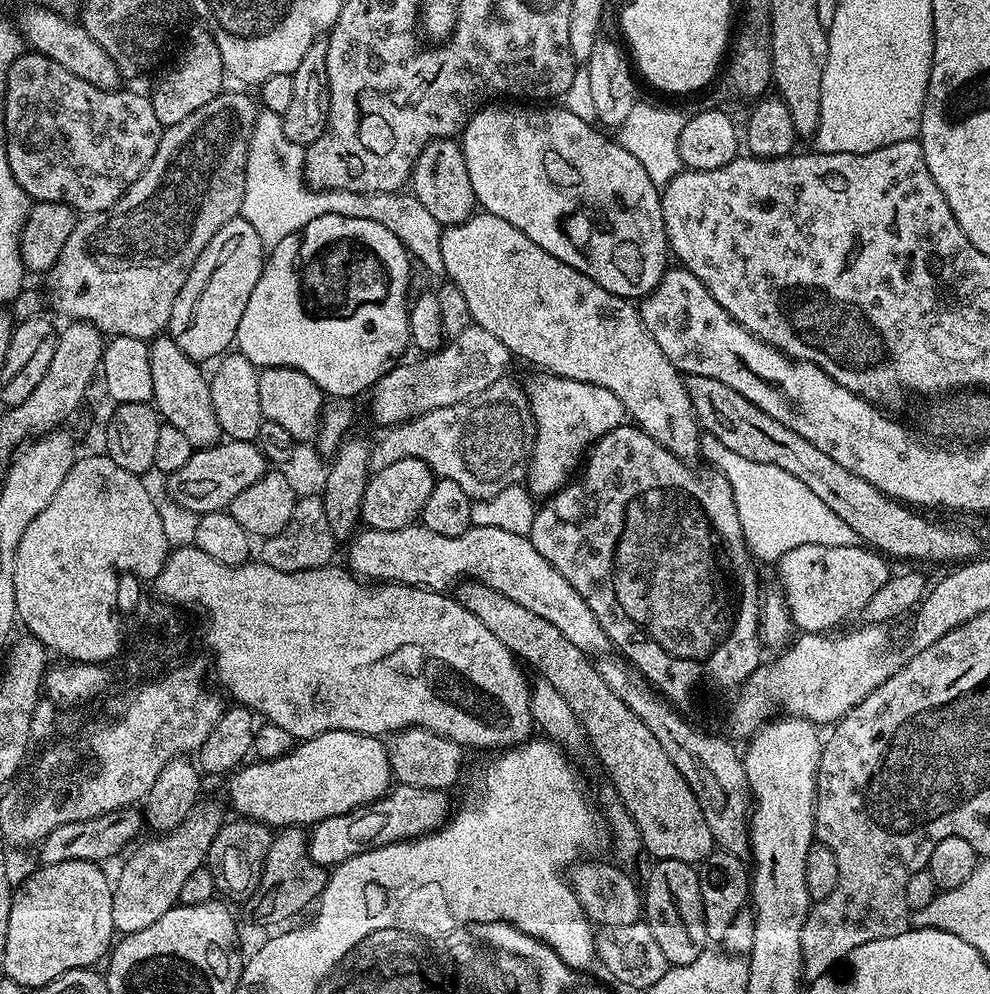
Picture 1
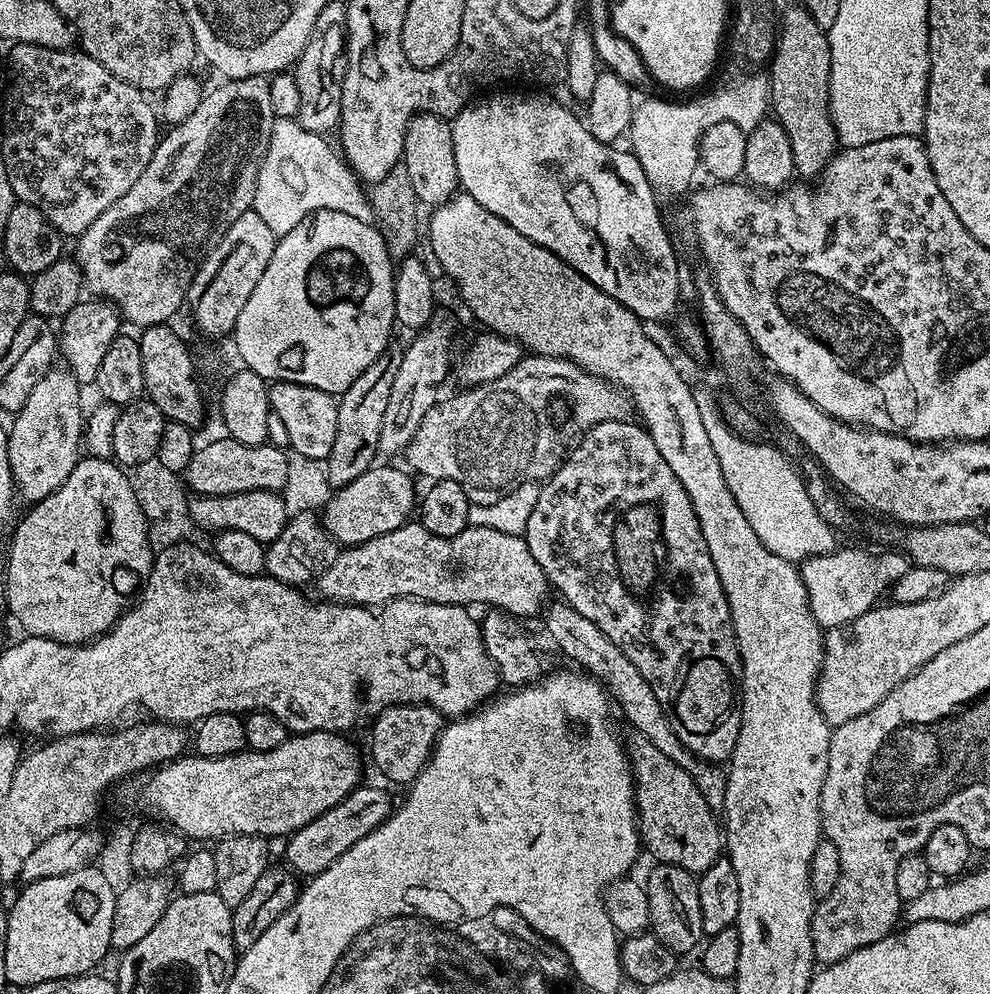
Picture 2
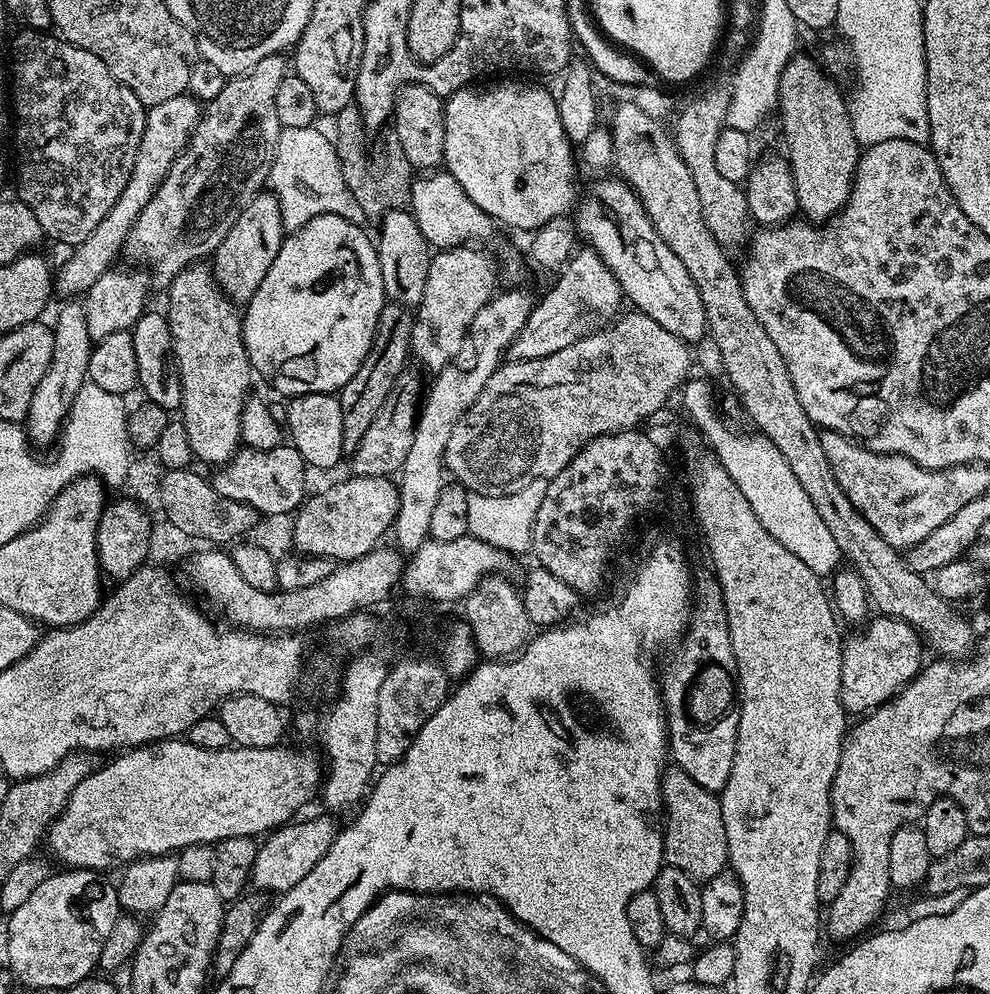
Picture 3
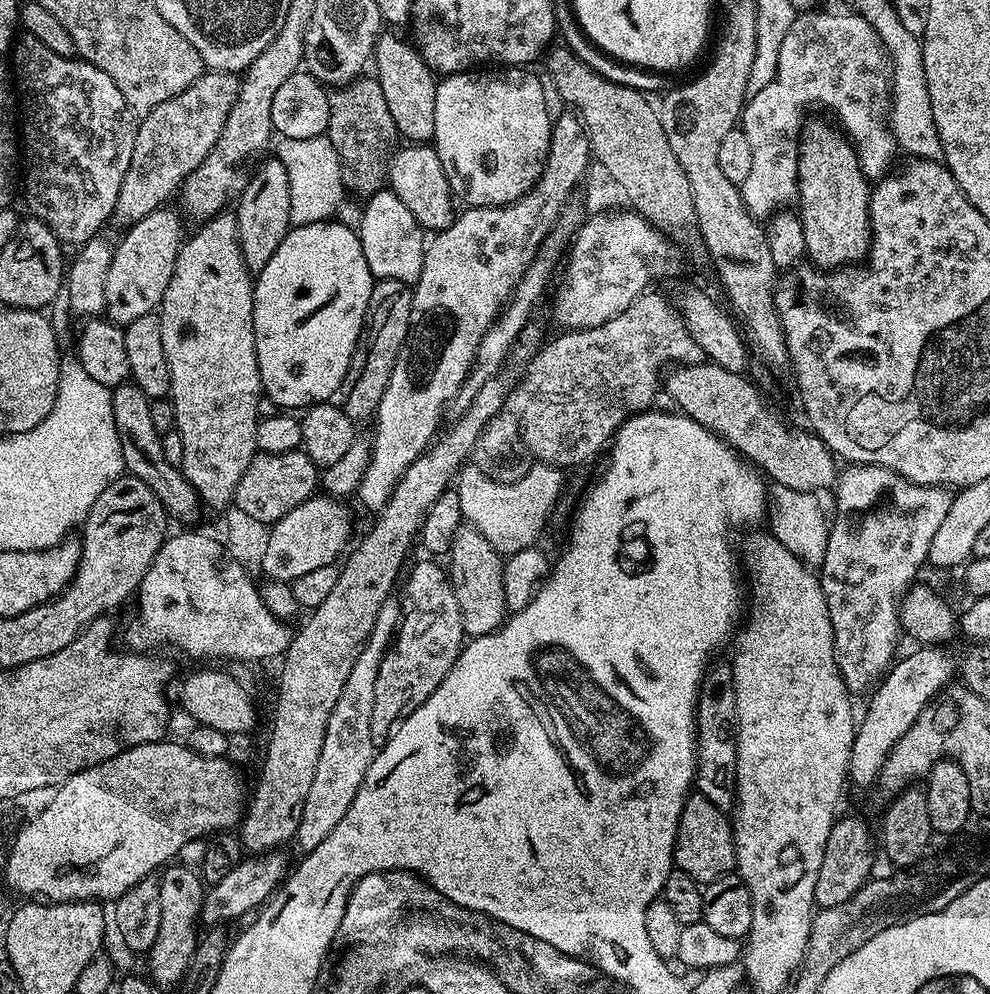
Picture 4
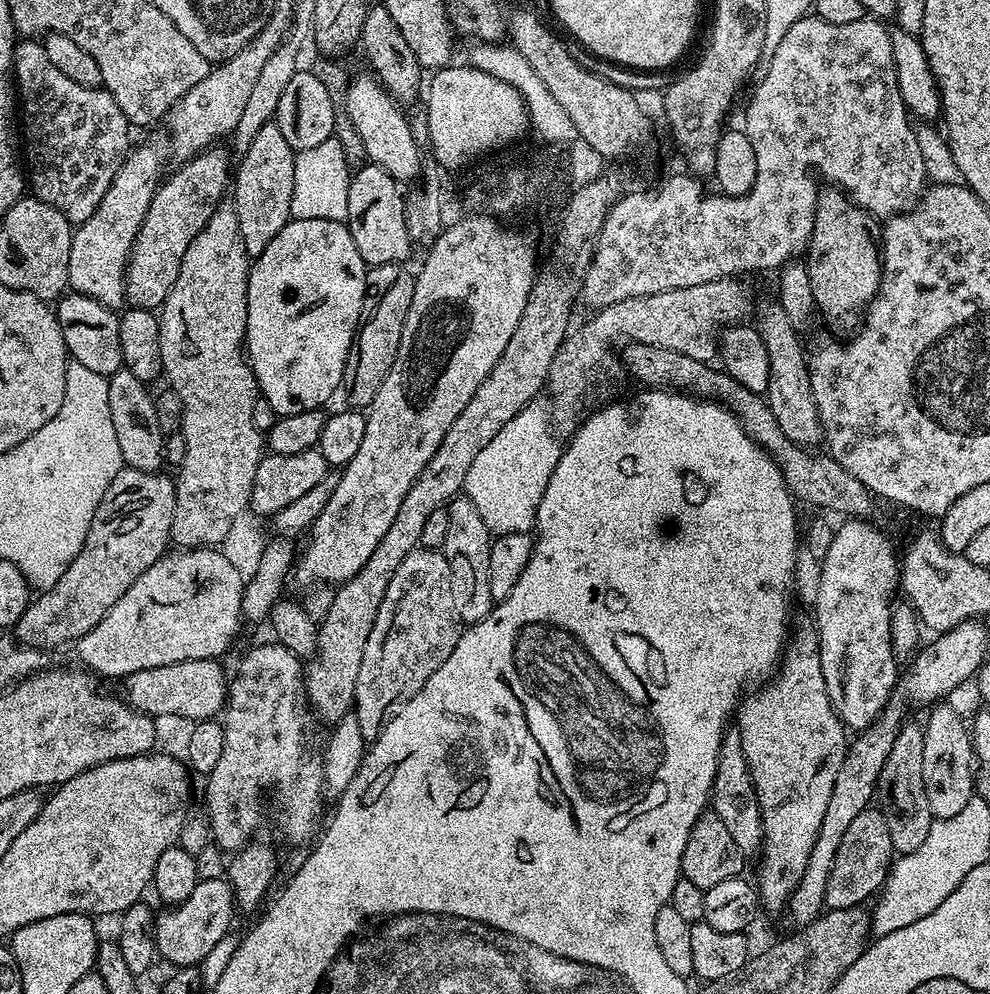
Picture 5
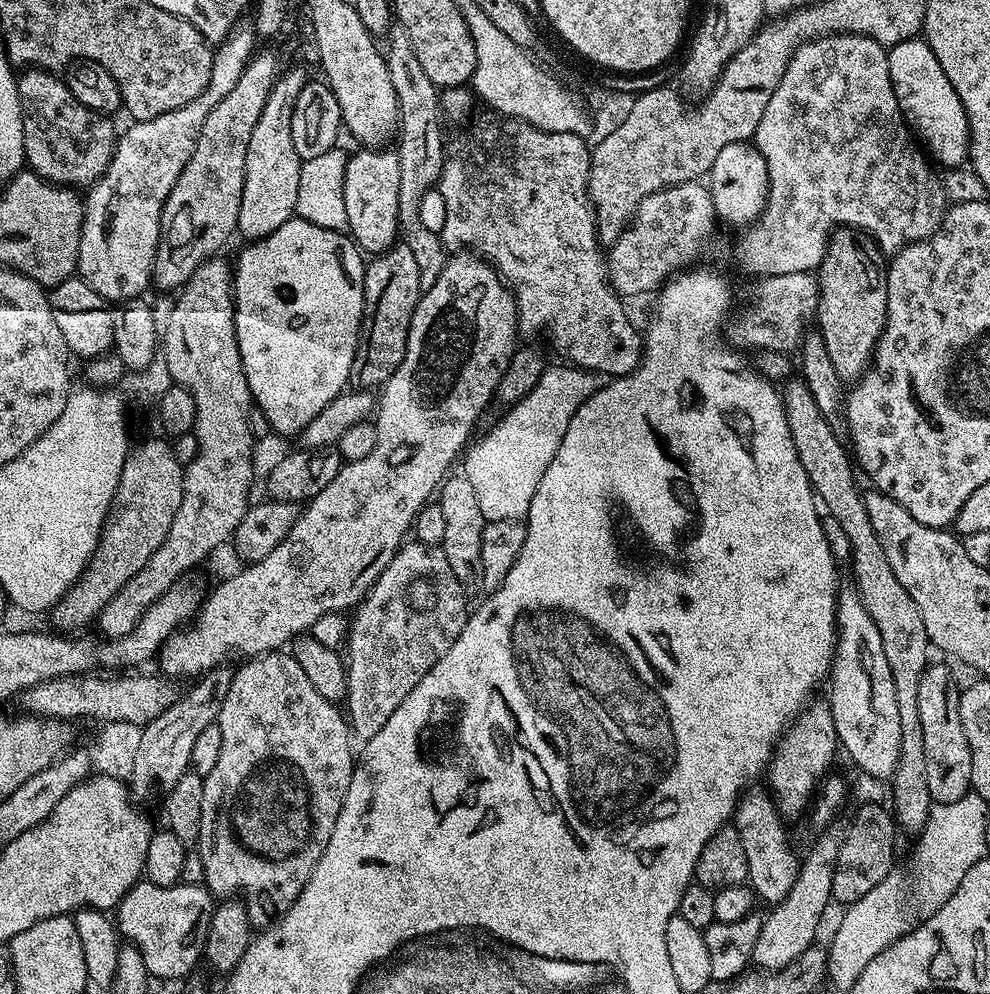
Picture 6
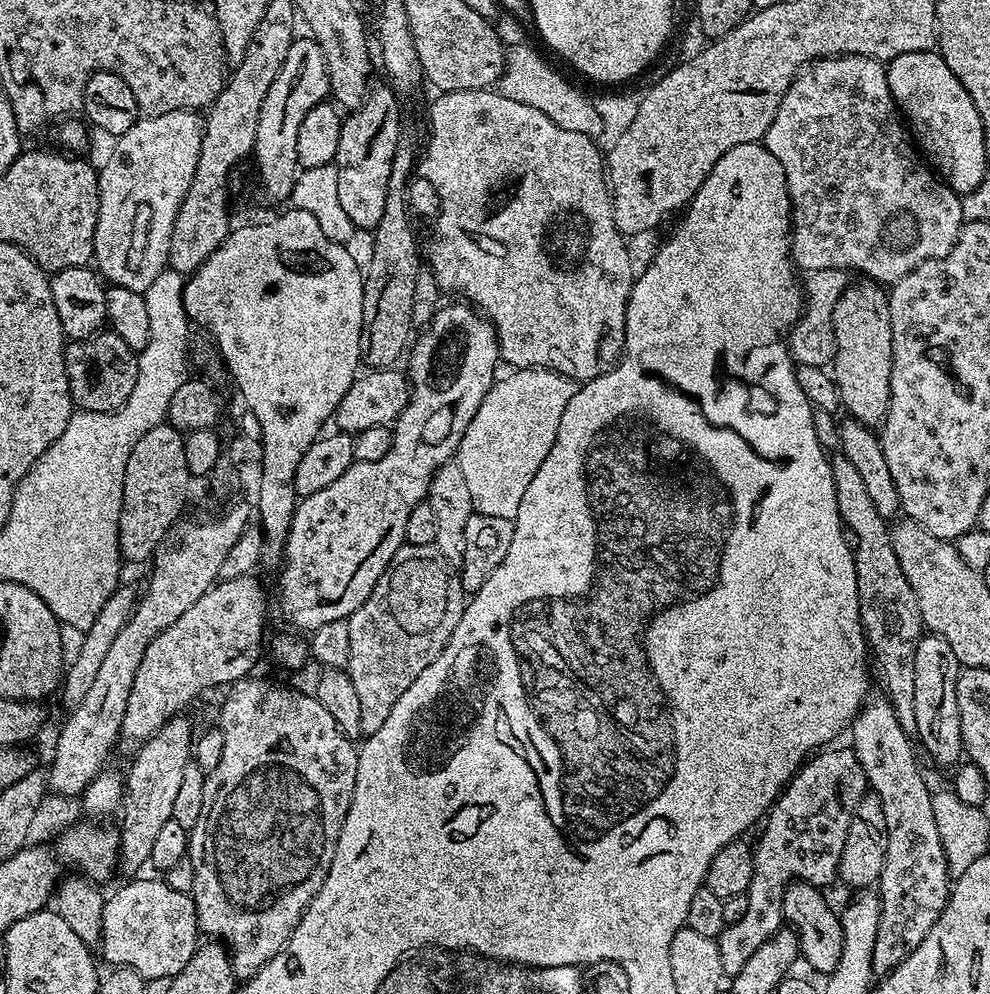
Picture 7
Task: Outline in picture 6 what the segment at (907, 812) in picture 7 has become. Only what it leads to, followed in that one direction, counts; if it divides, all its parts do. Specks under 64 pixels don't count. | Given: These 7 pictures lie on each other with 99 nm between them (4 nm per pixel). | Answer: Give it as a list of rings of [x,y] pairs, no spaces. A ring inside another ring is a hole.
[[[841,587],[836,593],[836,654],[832,658],[832,671],[830,673],[830,685],[832,684],[832,700],[830,707],[832,710],[832,721],[836,738],[841,749],[848,751],[848,756],[865,772],[868,776],[873,776],[876,780],[887,781],[896,773],[898,758],[900,757],[900,747],[902,746],[902,725],[898,723],[898,702],[894,698],[894,678],[890,674],[890,666],[886,666],[886,653],[882,651],[882,634],[878,634],[878,626],[874,626],[874,618],[866,610],[866,606],[860,601],[860,595],[856,593],[855,587]]]

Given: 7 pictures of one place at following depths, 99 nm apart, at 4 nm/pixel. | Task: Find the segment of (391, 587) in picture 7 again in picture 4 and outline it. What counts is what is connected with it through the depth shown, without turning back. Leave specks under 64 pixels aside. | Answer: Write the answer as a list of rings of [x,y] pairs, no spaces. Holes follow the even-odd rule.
[[[424,558],[421,564],[414,565],[412,569],[409,567],[402,580],[404,593],[398,596],[400,623],[382,658],[378,682],[374,682],[374,714],[370,714],[370,734],[377,746],[387,744],[396,725],[418,710],[418,706],[422,706],[426,698],[438,690],[466,643],[456,589],[449,573],[445,569],[443,572],[436,564],[439,563],[435,559]]]

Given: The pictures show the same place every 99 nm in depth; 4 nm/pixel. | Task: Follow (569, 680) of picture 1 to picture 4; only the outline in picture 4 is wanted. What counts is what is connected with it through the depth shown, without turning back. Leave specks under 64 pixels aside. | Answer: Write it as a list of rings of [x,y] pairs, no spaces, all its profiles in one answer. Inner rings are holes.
[[[699,794],[687,797],[676,831],[676,849],[672,855],[675,867],[694,878],[701,886],[708,885],[719,876],[729,875],[736,866],[736,847],[732,841],[732,822],[729,813],[724,812],[710,798]]]

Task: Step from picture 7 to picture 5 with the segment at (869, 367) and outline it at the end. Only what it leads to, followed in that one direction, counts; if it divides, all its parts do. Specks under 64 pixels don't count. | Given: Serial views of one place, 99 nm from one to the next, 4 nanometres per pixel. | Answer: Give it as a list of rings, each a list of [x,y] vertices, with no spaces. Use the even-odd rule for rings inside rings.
[[[824,187],[816,197],[816,217],[812,237],[808,239],[806,265],[815,311],[824,315],[825,322],[834,331],[850,334],[861,323],[861,313],[876,297],[880,285],[882,228],[877,217],[860,208],[839,188]]]

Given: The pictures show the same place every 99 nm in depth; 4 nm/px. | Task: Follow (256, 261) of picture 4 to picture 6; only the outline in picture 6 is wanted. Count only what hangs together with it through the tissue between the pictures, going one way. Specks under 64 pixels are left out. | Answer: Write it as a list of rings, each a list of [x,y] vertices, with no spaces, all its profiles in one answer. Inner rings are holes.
[[[300,68],[286,72],[270,90],[258,126],[254,126],[254,134],[250,134],[250,146],[246,146],[246,178],[242,186],[242,206],[238,206],[236,232],[244,235],[243,239],[248,242],[274,234],[278,226],[296,216],[302,162],[294,150],[294,138],[290,138],[290,118],[294,118],[294,102],[298,102],[298,94],[302,94],[302,86],[308,83],[310,76]]]

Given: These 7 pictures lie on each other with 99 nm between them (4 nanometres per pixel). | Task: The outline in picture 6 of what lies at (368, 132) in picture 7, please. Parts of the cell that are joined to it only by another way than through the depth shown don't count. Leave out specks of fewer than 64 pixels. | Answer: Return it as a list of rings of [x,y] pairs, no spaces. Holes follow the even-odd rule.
[[[392,150],[352,152],[344,179],[344,205],[348,232],[364,254],[379,254],[398,240],[398,158]]]

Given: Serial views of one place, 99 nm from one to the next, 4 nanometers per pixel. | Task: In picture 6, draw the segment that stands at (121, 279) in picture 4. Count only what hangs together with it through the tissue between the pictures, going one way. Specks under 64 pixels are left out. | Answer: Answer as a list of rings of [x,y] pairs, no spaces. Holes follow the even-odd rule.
[[[257,51],[245,64],[238,86],[206,114],[194,154],[190,154],[190,162],[178,174],[178,182],[174,182],[174,190],[170,190],[164,203],[160,241],[152,267],[151,283],[155,287],[183,288],[202,261],[217,255],[220,247],[234,236],[246,178],[246,146],[250,146],[250,134],[258,126],[262,106],[266,106],[270,90],[276,84],[279,68],[274,53]]]

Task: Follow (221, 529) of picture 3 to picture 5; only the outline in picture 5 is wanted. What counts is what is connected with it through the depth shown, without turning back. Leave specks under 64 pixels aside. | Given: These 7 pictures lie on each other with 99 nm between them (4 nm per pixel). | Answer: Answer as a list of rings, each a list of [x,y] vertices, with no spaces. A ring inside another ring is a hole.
[[[120,368],[108,379],[107,402],[110,404],[111,421],[114,427],[114,436],[117,439],[118,450],[122,453],[125,467],[147,472],[157,472],[163,467],[164,435],[158,426],[158,416],[155,397],[150,394],[147,383],[135,377],[128,368]]]

